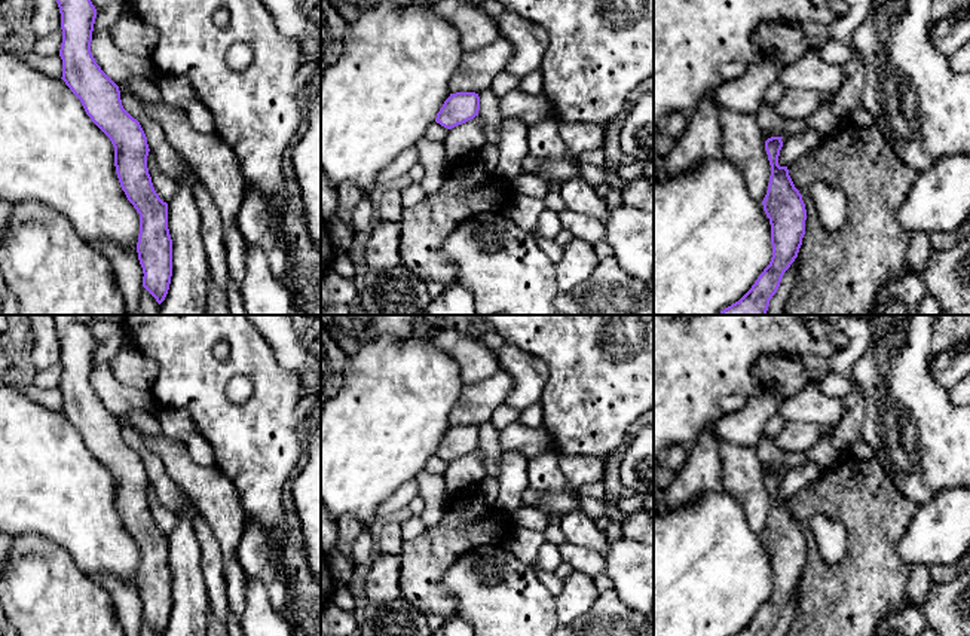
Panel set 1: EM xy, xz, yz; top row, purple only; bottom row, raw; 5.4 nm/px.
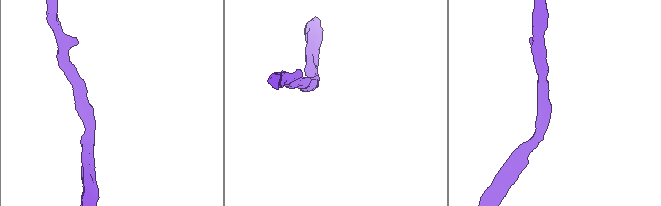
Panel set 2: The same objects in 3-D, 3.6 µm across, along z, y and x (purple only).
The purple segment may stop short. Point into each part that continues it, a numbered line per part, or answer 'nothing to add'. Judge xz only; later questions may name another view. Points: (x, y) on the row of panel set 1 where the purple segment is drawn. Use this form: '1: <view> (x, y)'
nothing to add

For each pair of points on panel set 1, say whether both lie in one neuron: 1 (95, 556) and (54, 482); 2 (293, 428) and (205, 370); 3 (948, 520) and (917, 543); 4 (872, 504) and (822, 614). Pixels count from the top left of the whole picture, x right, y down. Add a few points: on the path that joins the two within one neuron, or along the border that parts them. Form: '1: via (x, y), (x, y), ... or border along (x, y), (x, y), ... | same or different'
1: via (95, 538), (70, 500) | same
2: via (266, 428), (244, 428), (213, 397) | same
3: via (941, 528), (924, 543) | same
4: via (872, 531), (871, 565), (848, 587) | same

